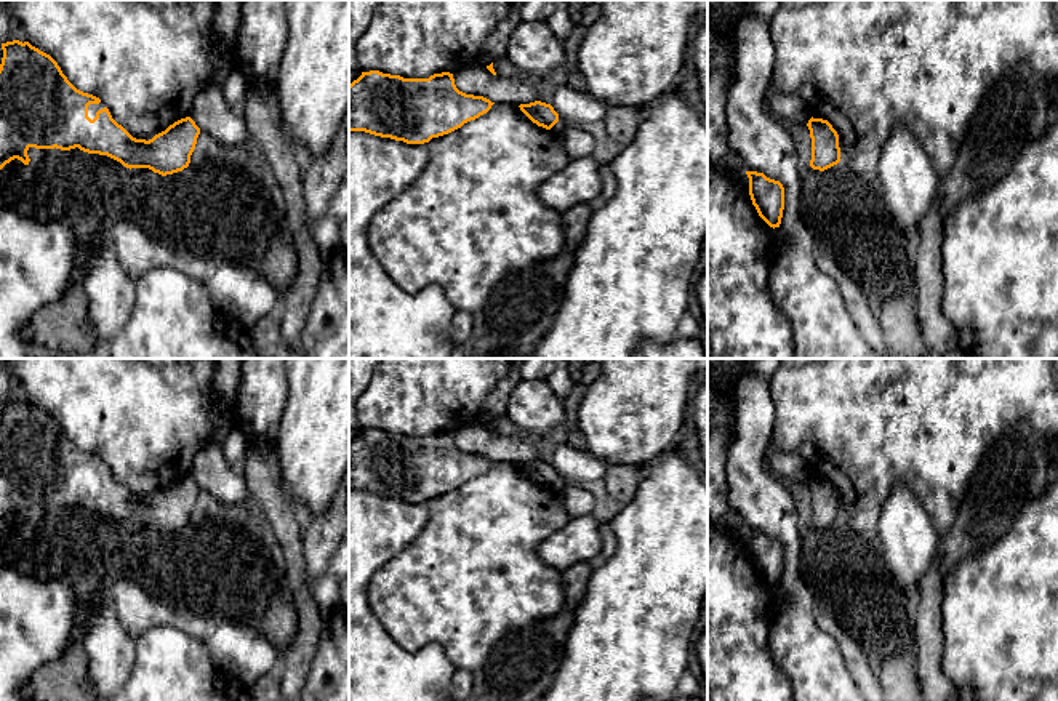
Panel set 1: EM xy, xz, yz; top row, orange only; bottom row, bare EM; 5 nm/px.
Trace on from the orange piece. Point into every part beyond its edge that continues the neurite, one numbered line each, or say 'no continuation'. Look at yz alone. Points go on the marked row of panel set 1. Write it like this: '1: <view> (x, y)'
no continuation

